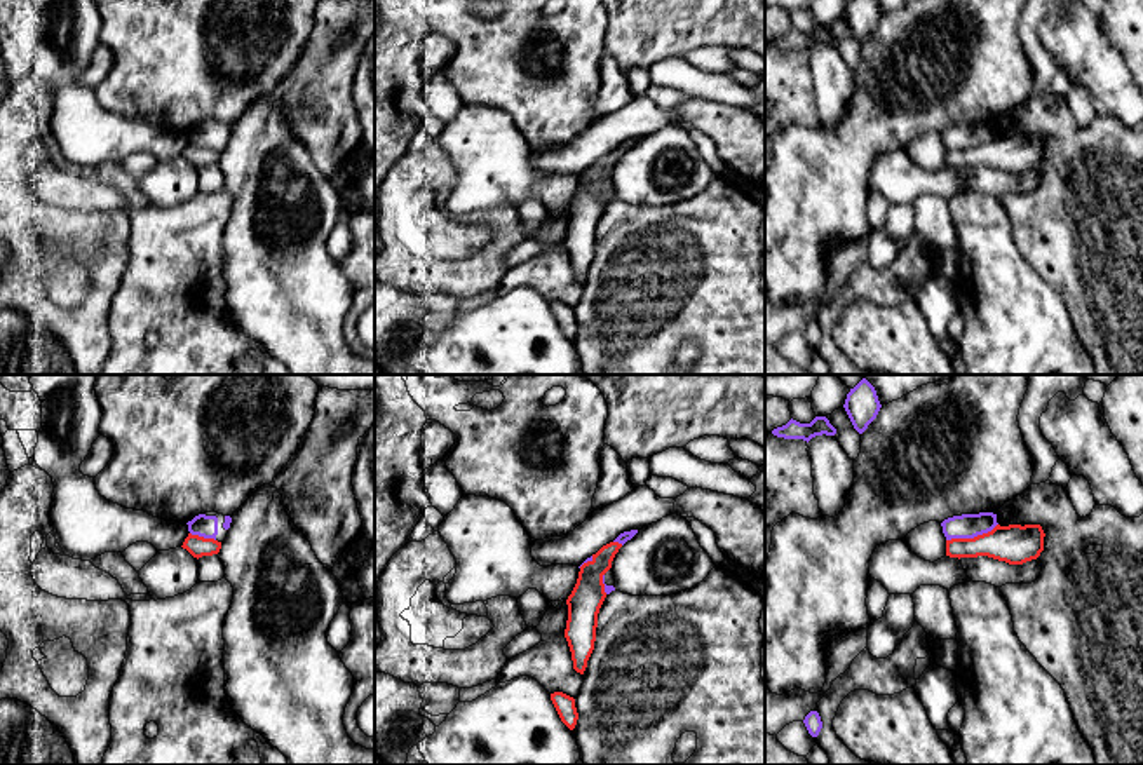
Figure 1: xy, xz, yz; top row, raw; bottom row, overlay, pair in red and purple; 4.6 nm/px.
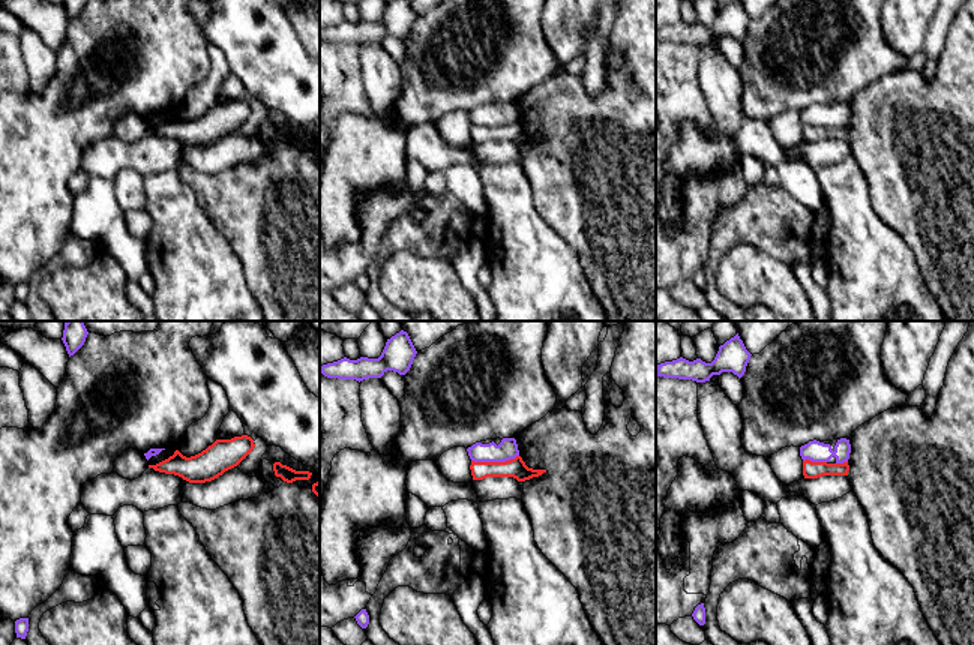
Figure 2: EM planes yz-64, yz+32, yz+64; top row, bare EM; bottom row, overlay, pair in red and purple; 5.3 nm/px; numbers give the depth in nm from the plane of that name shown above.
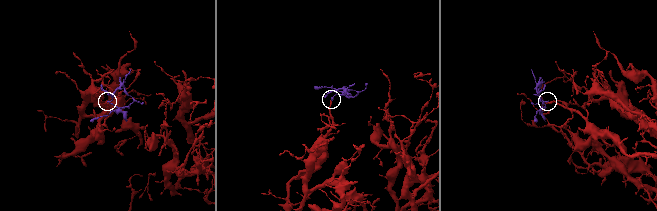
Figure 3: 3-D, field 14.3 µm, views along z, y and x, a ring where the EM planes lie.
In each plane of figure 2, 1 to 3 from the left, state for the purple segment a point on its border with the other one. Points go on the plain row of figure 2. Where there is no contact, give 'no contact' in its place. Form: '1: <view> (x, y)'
1: no contact
2: yz+32 (494, 126)
3: yz+64 (815, 126)

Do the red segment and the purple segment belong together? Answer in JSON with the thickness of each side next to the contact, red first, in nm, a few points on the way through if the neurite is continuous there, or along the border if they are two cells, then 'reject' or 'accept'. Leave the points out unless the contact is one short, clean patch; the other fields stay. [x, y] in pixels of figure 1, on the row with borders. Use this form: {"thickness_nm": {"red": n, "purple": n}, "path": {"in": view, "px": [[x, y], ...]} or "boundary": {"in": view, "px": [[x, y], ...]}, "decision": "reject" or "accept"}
{"thickness_nm": {"red": 190, "purple": 110}, "boundary": {"in": "yz", "px": [[997, 523], [973, 537], [952, 537], [946, 541]]}, "decision": "reject"}

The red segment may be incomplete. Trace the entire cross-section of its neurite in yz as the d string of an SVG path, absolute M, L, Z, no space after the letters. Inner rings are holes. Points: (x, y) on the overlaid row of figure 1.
M997 525L991 531L974 538L946 540L946 556L958 559L988 556L1009 565L1023 565L1040 556L1044 537L1040 525Z

